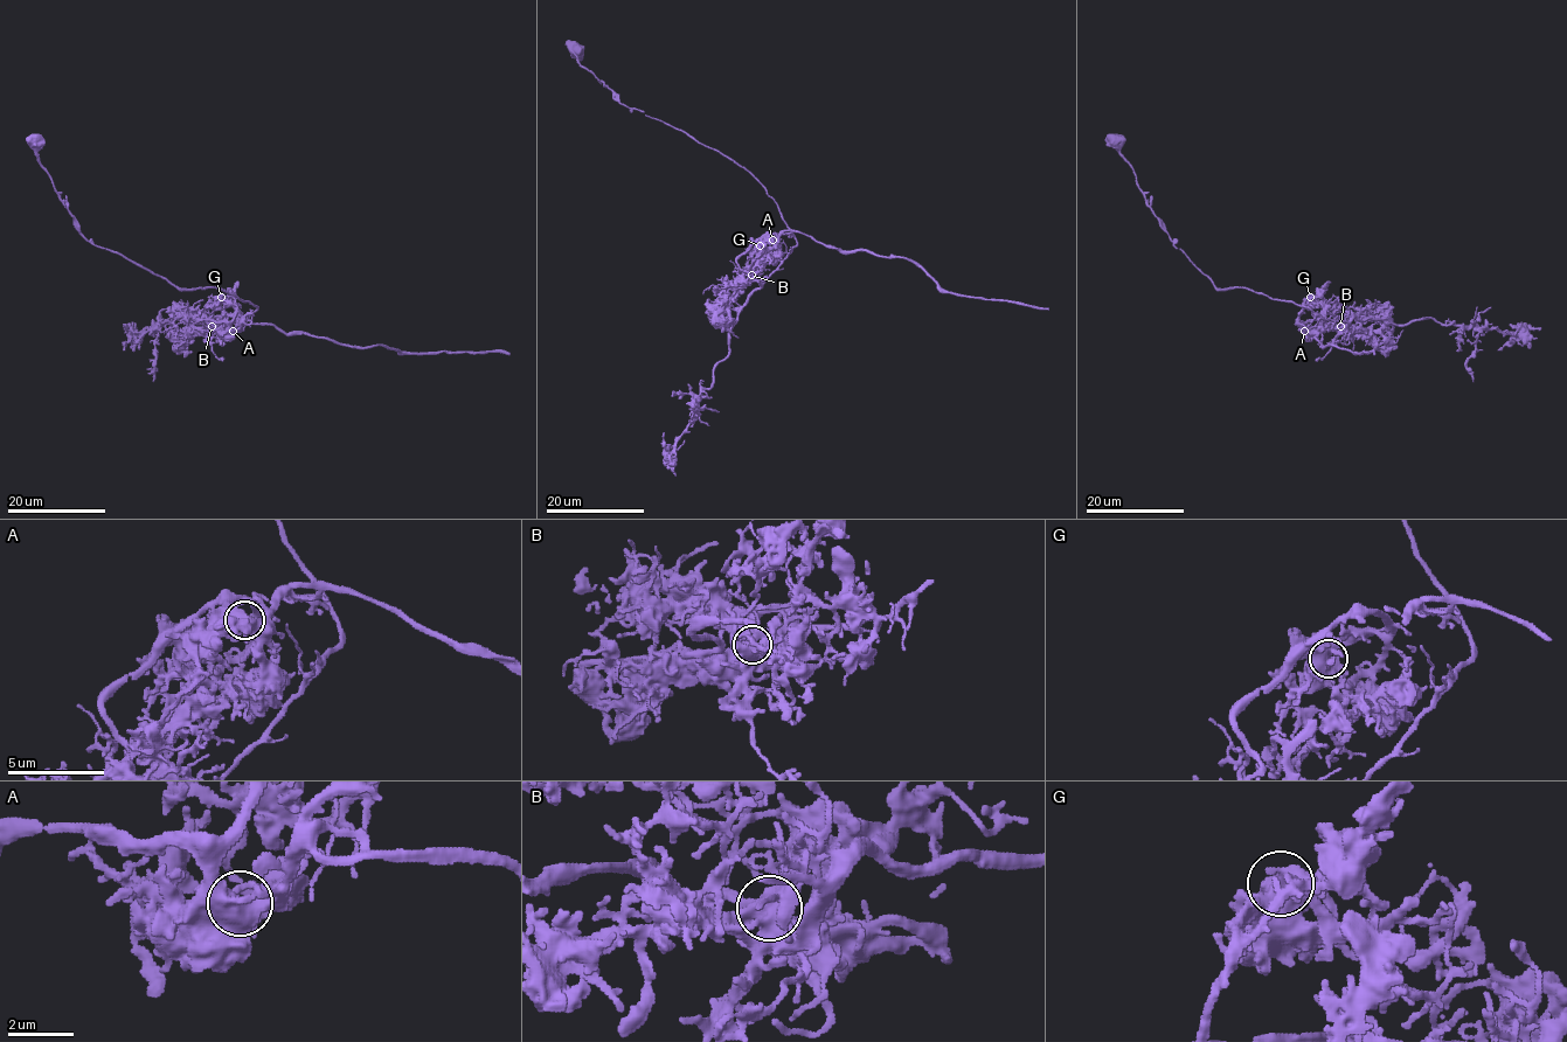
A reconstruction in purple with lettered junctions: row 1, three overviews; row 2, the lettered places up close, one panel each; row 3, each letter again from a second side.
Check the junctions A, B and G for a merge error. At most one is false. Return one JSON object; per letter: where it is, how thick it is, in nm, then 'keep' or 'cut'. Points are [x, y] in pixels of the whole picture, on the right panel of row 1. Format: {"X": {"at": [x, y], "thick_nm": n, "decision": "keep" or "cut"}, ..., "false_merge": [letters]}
{"A": {"at": [1304, 331], "thick_nm": 550, "decision": "keep"}, "B": {"at": [1340, 326], "thick_nm": 550, "decision": "cut"}, "G": {"at": [1310, 297], "thick_nm": 550, "decision": "keep"}, "false_merge": ["B"]}

